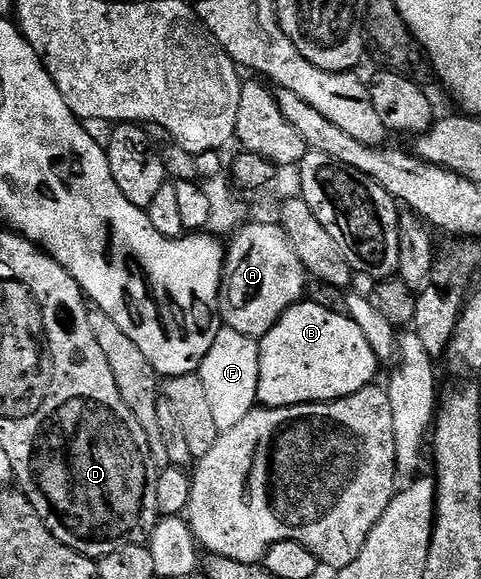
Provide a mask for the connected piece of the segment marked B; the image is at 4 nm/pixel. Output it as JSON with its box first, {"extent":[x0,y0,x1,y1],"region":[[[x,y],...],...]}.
{"extent":[258,302,380,408],"region":[[[299,302],[292,305],[282,317],[272,326],[272,330],[268,330],[268,334],[261,337],[258,345],[260,350],[260,386],[258,387],[258,404],[267,408],[287,408],[293,404],[320,404],[332,400],[342,400],[345,396],[356,394],[360,390],[371,387],[375,383],[374,375],[380,368],[380,361],[376,358],[376,354],[372,350],[372,346],[368,346],[368,338],[364,338],[364,330],[360,330],[360,326],[356,326],[356,322],[350,319],[345,312],[333,312],[332,310],[324,310],[324,306],[316,306],[309,302]]]}

